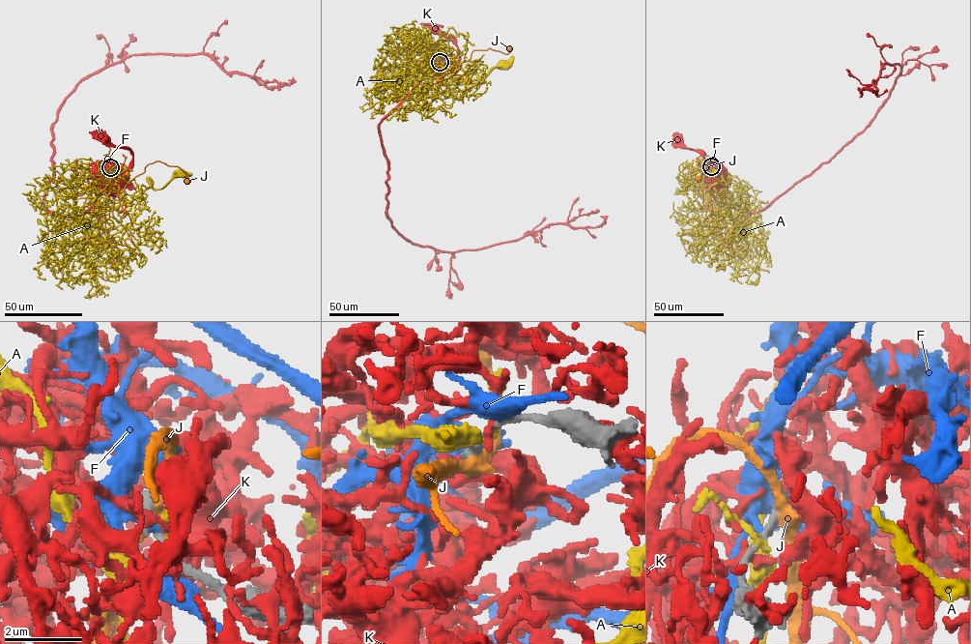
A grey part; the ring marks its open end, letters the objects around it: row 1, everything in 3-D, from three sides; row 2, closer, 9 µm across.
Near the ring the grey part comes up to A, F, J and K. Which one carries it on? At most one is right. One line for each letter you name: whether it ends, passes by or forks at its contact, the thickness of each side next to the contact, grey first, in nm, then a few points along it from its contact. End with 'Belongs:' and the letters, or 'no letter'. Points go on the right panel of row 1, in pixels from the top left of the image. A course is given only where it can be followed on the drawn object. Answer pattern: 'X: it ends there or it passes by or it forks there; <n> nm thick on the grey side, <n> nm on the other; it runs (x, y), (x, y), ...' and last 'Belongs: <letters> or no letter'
Belongs: no letter

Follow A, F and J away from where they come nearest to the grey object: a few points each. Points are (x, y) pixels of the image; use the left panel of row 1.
A: (111, 169), (99, 195), (76, 210), (78, 219), (131, 201), (149, 179), (160, 189), (180, 175)
F: (110, 169), (108, 161), (111, 160), (126, 171), (124, 177)
J: (110, 168), (105, 188), (114, 191), (122, 190), (148, 164), (157, 160), (178, 166), (186, 179)

